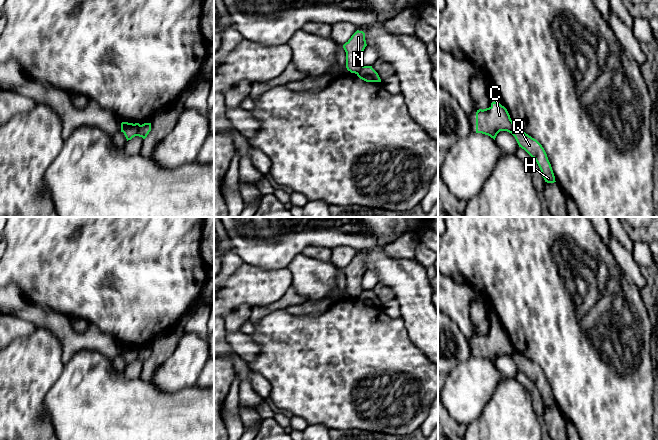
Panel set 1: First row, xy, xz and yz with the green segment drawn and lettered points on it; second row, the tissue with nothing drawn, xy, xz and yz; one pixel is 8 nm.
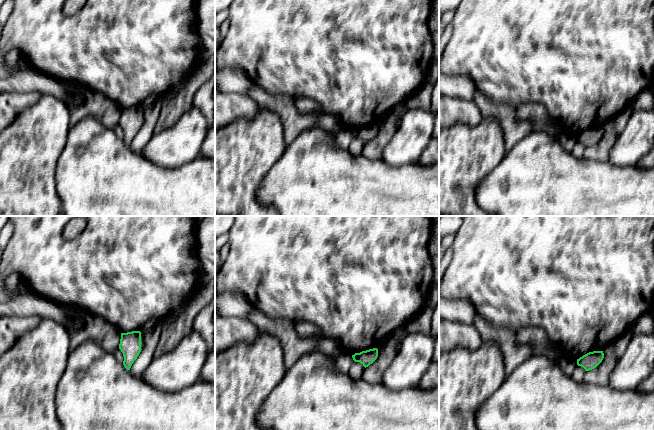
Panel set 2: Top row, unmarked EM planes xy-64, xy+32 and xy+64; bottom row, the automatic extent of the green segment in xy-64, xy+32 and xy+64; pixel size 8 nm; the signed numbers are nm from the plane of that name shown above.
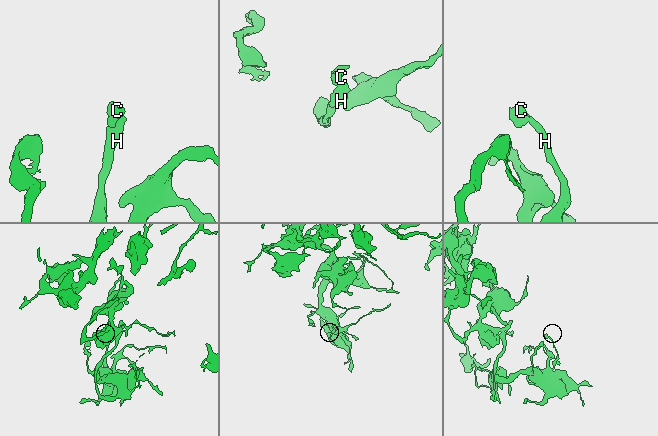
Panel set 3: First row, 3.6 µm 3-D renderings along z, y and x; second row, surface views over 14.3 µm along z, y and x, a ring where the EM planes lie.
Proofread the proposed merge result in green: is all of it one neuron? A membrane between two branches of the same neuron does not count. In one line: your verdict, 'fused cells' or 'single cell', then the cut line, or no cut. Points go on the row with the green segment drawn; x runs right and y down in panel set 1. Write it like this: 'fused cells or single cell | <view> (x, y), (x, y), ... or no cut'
fused cells | xy (141, 125), (135, 135)

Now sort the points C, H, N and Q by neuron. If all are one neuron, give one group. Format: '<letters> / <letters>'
C N / H Q

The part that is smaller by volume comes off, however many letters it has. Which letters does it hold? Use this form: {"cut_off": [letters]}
{"cut_off": ["C", "N"]}

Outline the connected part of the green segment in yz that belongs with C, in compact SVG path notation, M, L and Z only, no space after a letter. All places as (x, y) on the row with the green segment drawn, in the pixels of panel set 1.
M496 101L489 108L476 112L476 133L488 135L495 140L500 131L512 133L514 127L507 109Z

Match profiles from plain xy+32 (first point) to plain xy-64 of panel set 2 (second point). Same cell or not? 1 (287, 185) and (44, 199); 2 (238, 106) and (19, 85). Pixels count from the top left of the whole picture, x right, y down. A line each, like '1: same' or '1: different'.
1: different
2: different

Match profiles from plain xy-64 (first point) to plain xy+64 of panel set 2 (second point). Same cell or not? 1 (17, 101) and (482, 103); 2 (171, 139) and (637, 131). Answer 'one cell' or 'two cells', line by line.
1: two cells
2: one cell

